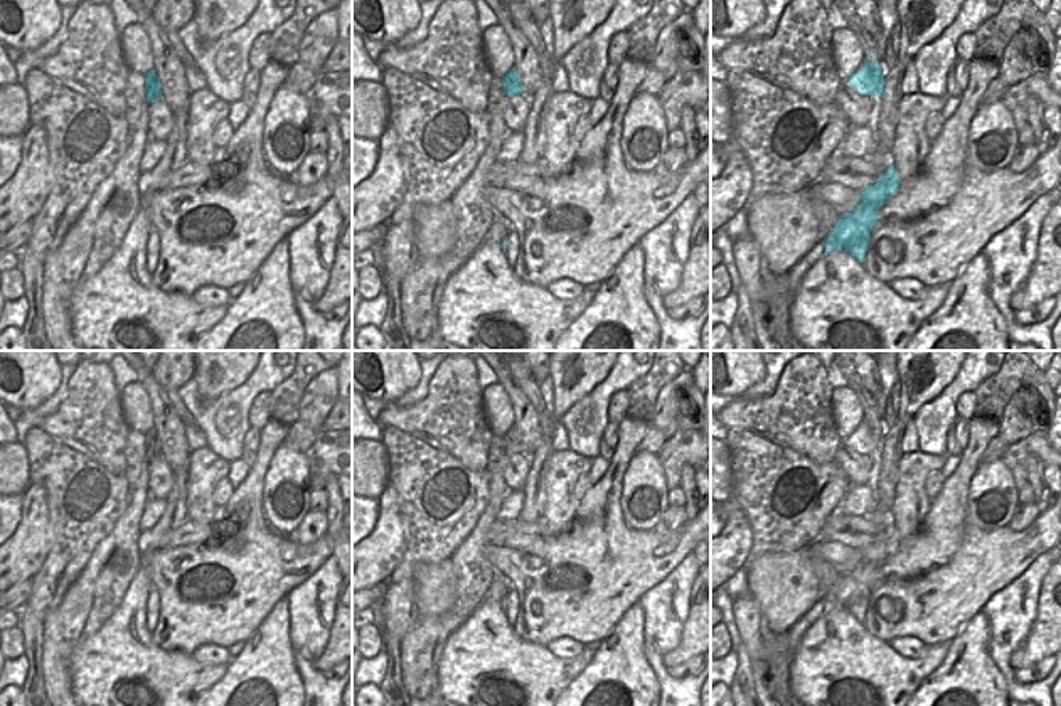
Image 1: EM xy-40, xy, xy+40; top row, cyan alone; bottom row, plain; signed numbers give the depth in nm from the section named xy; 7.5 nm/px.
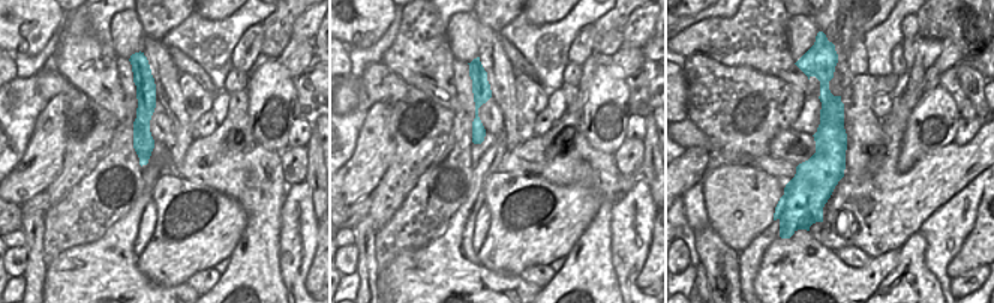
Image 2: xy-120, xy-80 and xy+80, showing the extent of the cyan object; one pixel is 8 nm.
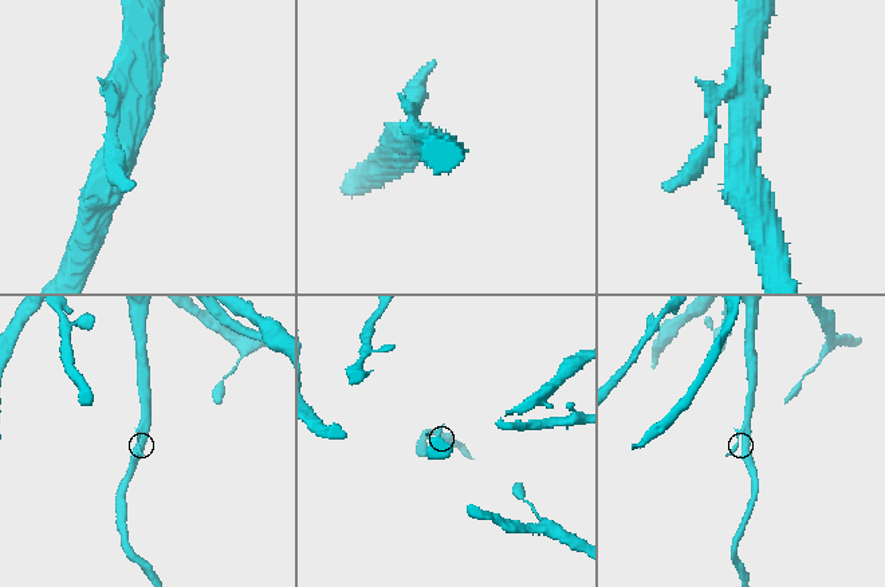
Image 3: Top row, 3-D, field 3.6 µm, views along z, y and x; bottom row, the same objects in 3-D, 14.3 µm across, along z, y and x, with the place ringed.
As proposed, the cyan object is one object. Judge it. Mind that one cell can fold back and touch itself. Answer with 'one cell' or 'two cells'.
two cells

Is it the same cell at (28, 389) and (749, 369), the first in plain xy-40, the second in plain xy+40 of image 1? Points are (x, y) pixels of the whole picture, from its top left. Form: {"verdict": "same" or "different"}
{"verdict": "same"}

